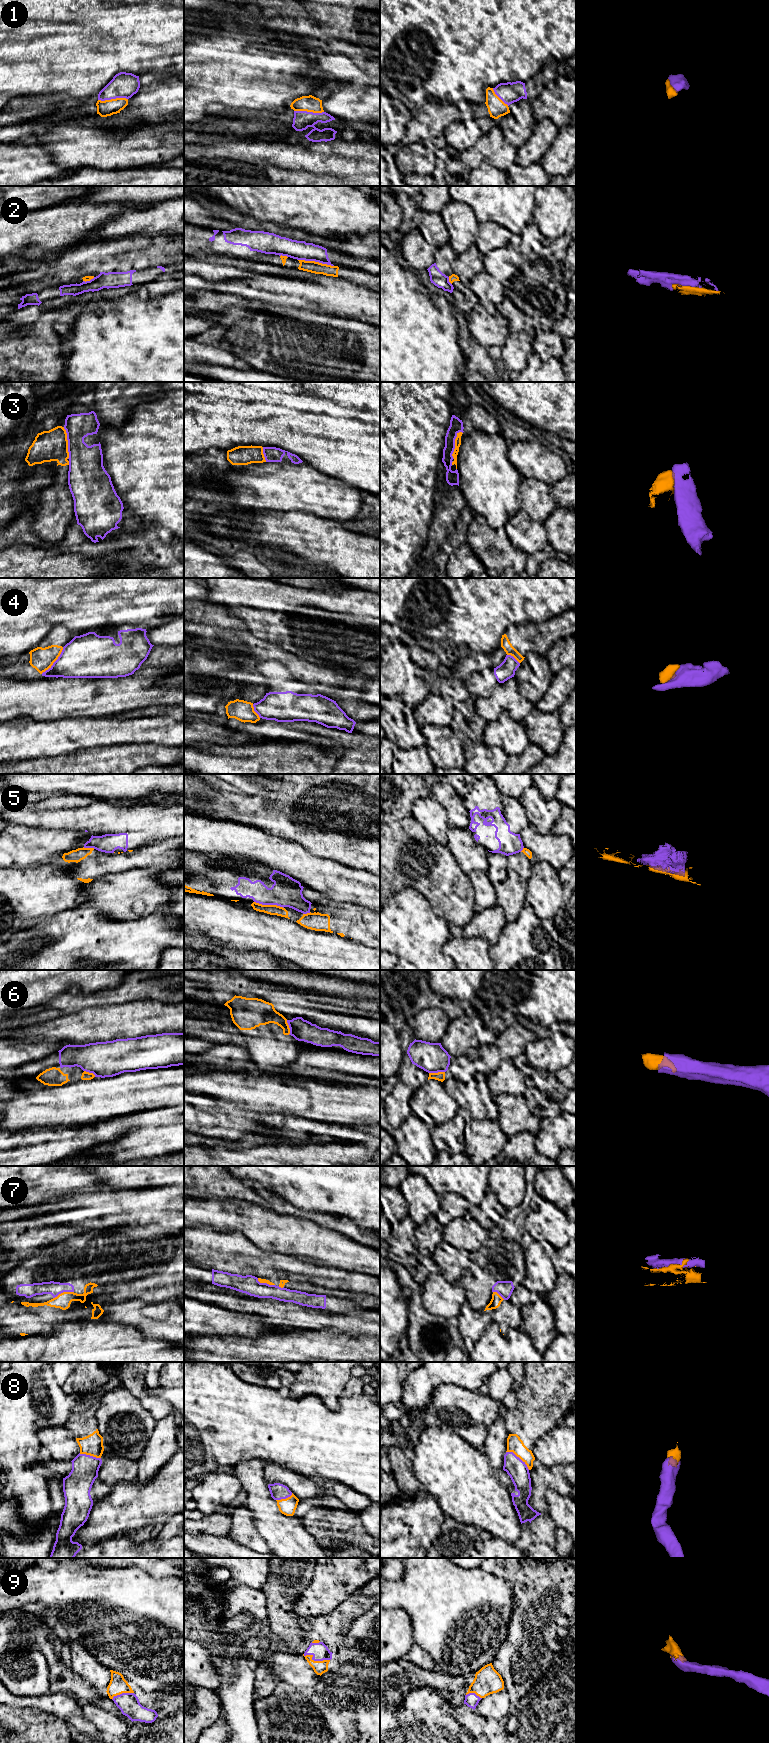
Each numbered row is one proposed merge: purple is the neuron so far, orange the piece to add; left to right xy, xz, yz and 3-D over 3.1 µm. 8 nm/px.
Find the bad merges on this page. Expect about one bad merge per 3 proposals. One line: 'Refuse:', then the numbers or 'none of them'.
Refuse: 2, 3, 4, 5, 6, 7

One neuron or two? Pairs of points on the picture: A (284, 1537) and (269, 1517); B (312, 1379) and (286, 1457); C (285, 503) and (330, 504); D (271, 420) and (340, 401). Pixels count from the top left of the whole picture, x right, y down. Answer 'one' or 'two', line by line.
A: one
B: two
C: one
D: one

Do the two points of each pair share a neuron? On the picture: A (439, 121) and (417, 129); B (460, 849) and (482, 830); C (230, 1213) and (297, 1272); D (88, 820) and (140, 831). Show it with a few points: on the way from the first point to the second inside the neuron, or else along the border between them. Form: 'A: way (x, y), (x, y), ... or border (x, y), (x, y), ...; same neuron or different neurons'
A: way (434, 121), (430, 121), (422, 126); same neuron
B: border (468, 828), (472, 832), (473, 837), (488, 849); different neurons
C: border (263, 1250), (296, 1257); different neurons
D: way (101, 820), (108, 821), (115, 828), (127, 828); same neuron

